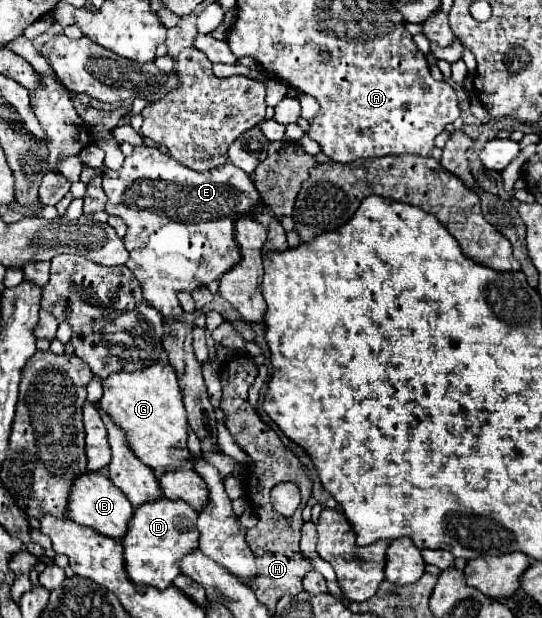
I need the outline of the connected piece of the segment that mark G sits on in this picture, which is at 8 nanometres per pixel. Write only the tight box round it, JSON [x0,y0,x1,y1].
[101,362,191,470]

